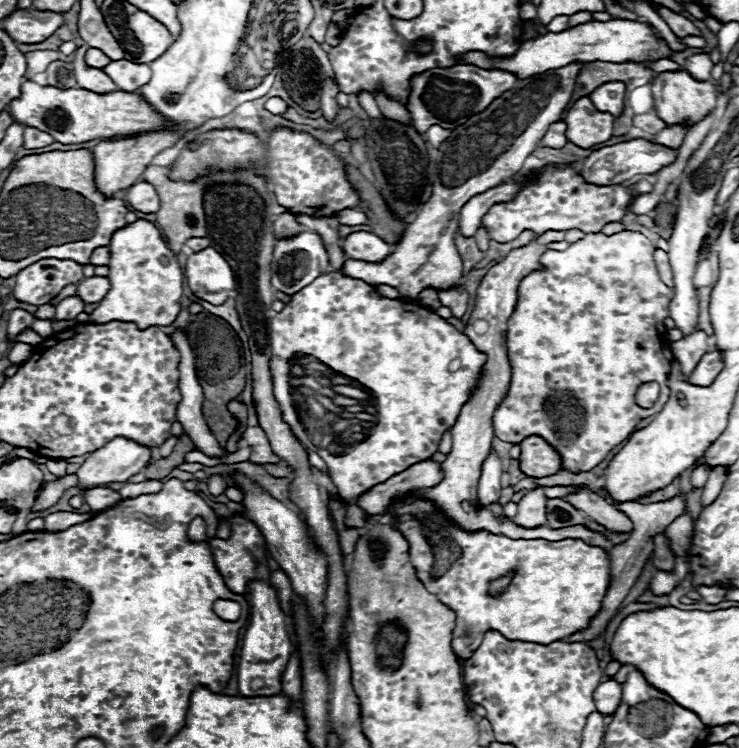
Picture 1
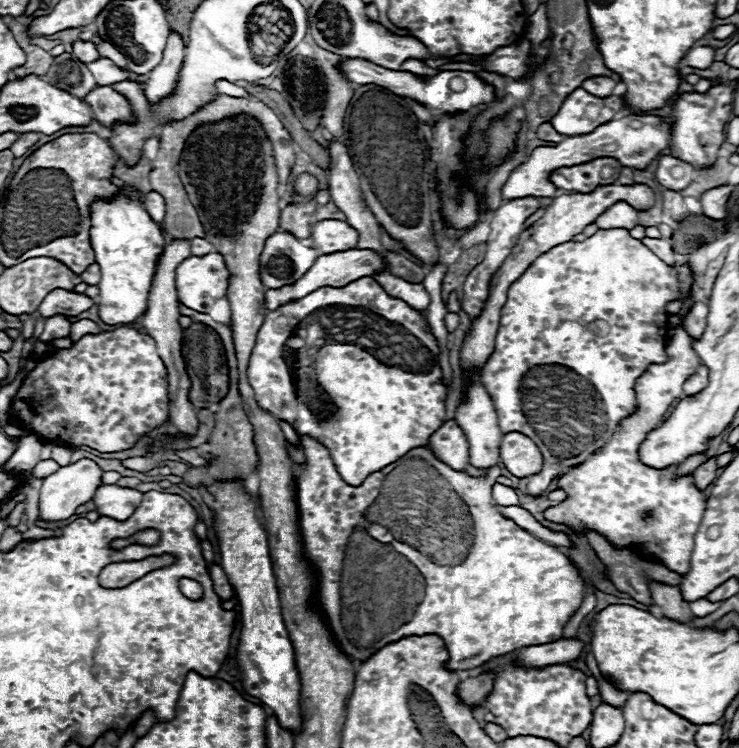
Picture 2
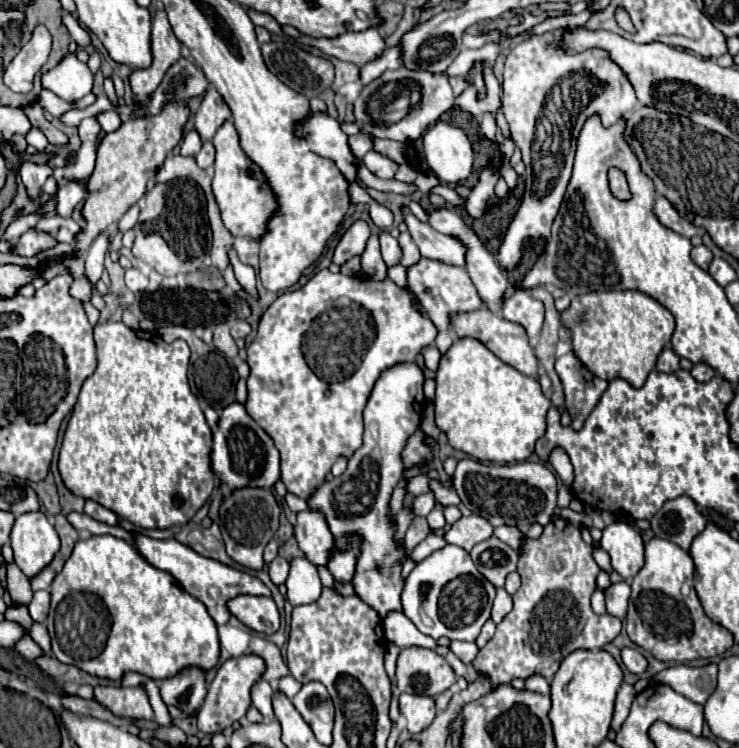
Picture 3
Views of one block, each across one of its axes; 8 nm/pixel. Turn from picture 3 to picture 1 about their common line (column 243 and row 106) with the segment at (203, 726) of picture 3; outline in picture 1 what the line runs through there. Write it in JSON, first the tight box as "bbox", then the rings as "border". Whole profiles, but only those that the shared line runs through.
{"bbox":[652,70,718,126],"border":[[[684,70],[656,74],[656,78],[652,80],[652,94],[656,104],[656,114],[666,122],[666,126],[674,126],[674,124],[694,126],[694,122],[704,120],[718,104],[716,86],[710,80],[698,82]]]}

